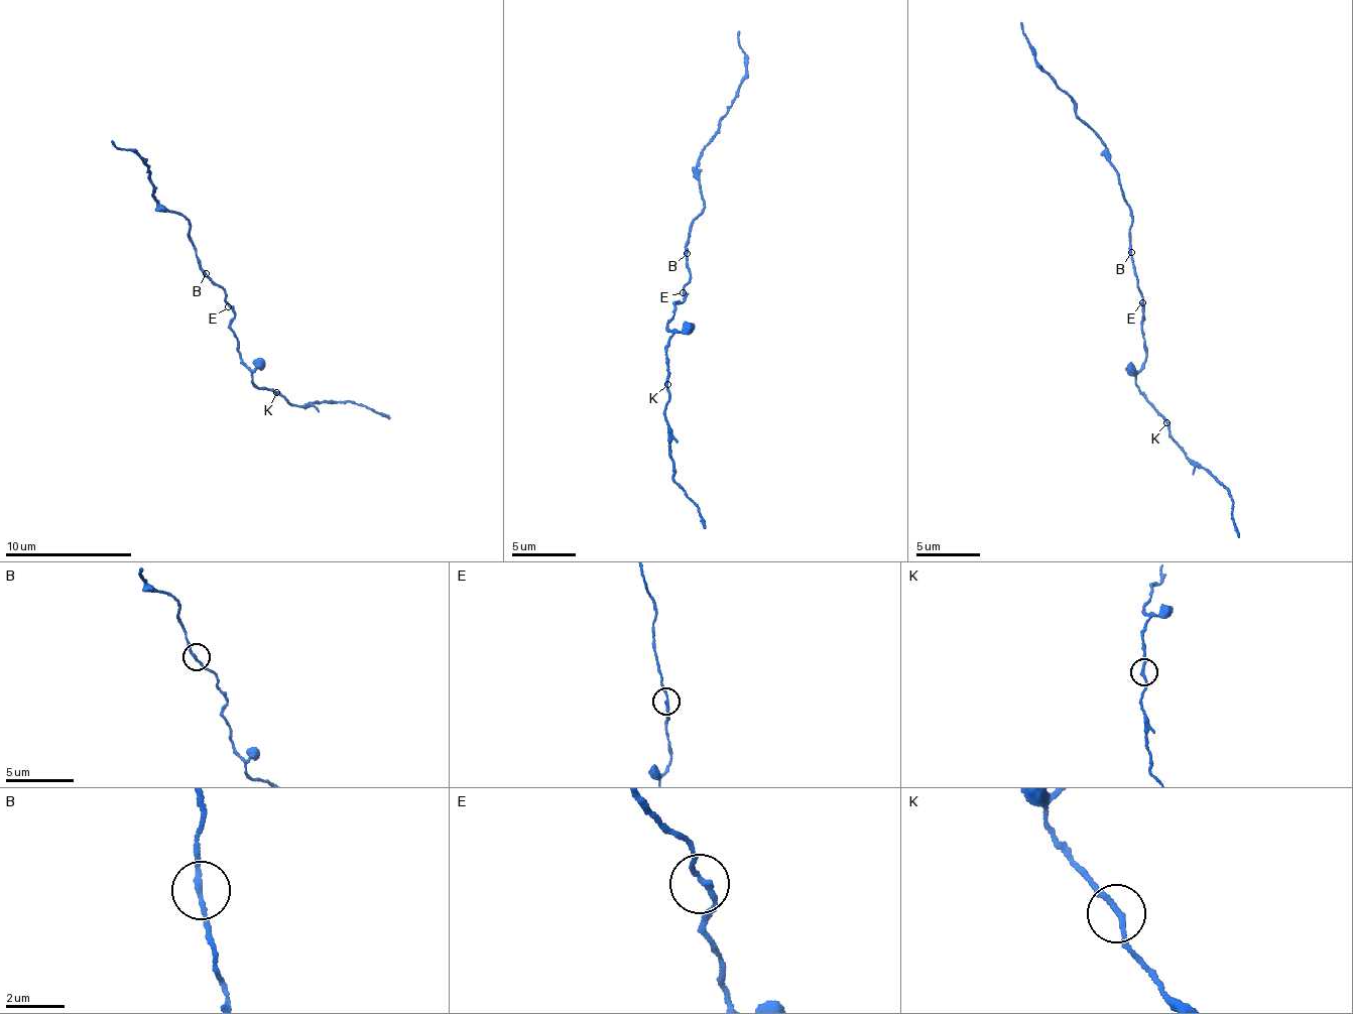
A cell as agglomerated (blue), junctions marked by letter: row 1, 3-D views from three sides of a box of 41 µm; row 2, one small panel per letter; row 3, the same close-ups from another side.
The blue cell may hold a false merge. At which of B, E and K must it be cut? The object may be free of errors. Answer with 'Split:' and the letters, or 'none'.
Split: none

